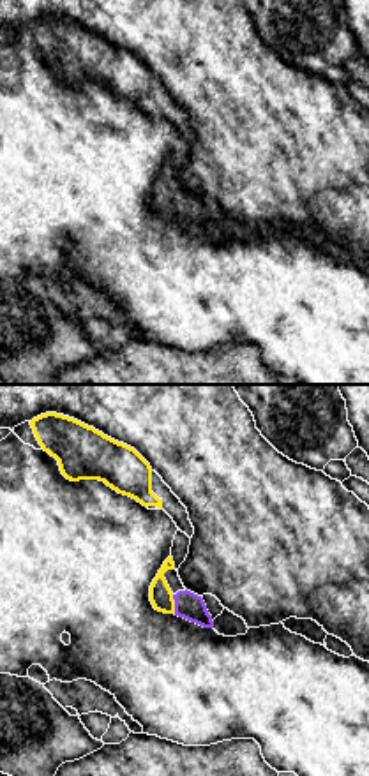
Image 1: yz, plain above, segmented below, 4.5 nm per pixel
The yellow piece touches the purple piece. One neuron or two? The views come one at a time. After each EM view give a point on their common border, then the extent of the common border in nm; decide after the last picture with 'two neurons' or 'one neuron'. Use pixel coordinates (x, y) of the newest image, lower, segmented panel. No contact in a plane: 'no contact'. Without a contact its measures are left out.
contact (173, 604); length 90 nm

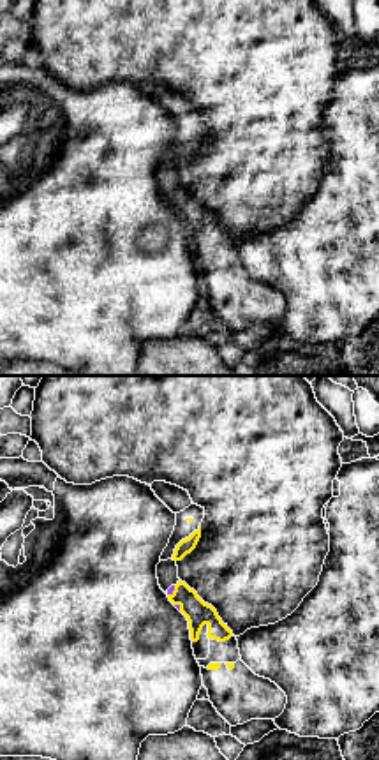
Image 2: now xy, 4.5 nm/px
contact (173, 591); length 60 nm

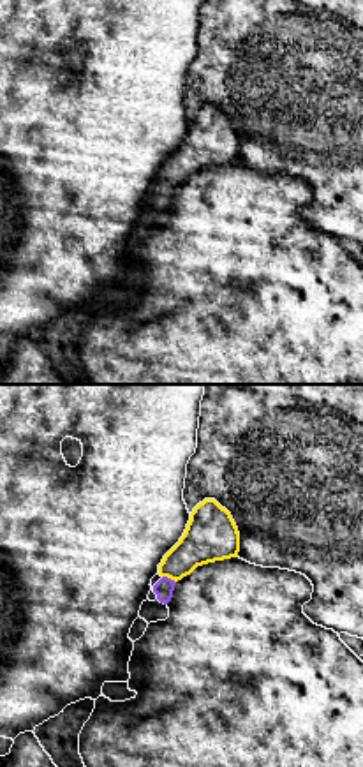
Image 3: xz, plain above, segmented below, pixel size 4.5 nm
contact (170, 577); length 70 nm

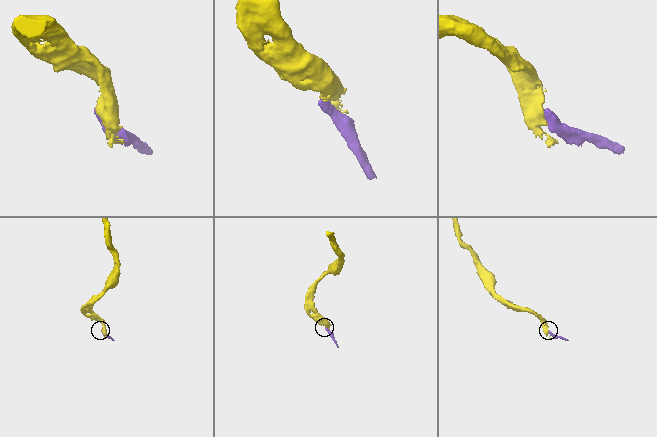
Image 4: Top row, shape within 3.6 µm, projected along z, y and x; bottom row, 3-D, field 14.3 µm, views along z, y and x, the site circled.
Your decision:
one neuron

